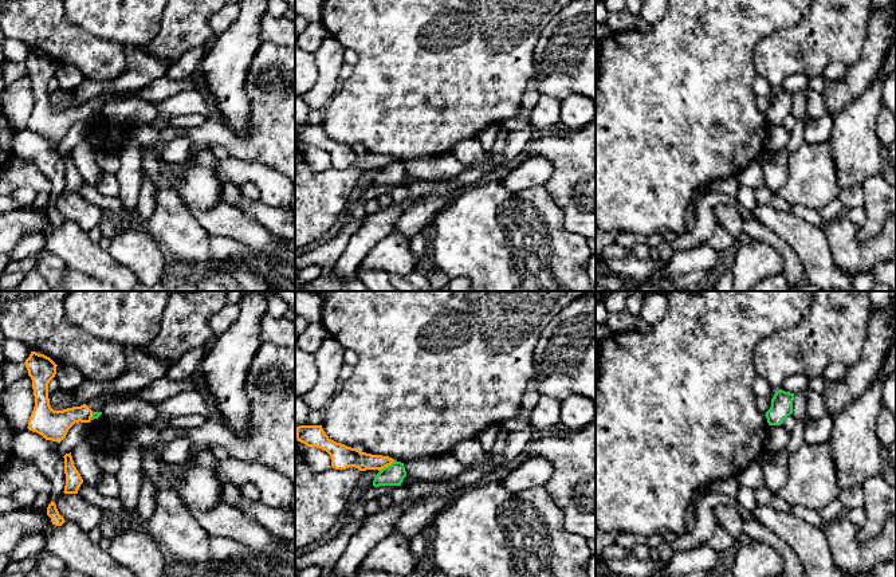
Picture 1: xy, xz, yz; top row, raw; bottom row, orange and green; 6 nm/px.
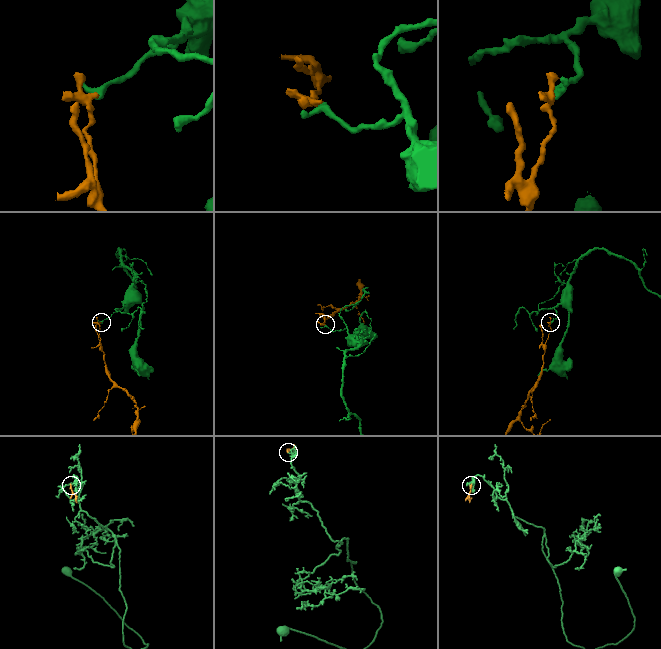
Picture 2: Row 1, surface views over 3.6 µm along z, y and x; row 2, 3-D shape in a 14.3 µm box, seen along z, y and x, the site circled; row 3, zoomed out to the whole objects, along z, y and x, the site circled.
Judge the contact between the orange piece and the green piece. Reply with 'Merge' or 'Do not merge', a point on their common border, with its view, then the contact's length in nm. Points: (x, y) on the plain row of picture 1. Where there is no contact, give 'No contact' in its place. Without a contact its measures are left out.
Do not merge. Touches orange at xz (386, 165). Shared border 120 nm

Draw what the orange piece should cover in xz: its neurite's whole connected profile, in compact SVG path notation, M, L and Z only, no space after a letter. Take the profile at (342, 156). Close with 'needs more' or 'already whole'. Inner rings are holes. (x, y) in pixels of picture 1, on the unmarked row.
M299 125L295 126L295 130L295 140L306 144L307 146L317 146L326 150L331 157L331 166L335 169L355 166L359 170L381 170L394 161L394 158L389 156L361 152L357 148L337 142L326 134L322 125Z | already whole

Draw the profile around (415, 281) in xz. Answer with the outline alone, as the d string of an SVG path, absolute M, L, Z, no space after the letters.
M416 270L404 275L393 274L390 282L397 291L435 291L429 278Z

